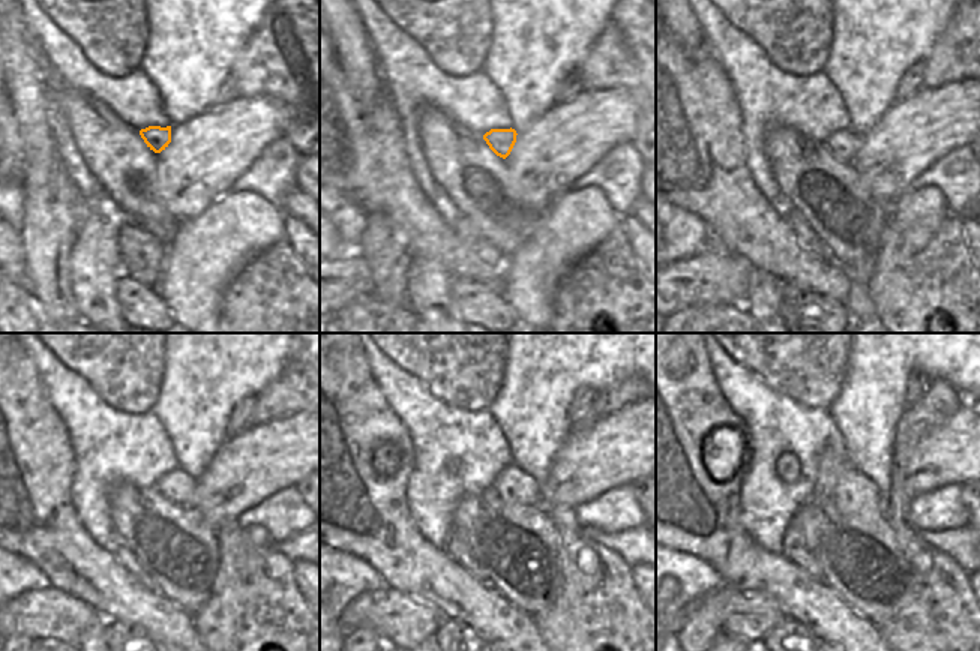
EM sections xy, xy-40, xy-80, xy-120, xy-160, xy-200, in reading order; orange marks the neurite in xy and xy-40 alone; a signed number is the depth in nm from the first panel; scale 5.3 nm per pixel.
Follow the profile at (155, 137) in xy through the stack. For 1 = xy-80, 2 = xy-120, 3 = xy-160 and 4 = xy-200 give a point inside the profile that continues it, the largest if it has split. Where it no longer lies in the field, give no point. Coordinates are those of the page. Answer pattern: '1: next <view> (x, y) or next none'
1: next xy-80 (844, 144)
2: next xy-120 (179, 486)
3: next xy-160 (514, 486)
4: next xy-200 (854, 495)

